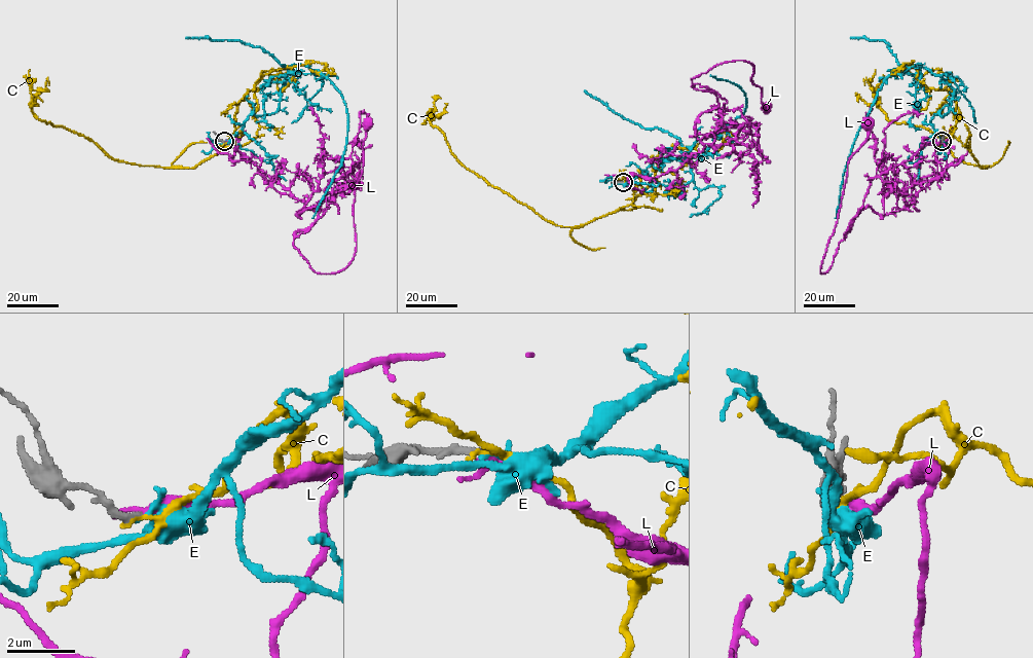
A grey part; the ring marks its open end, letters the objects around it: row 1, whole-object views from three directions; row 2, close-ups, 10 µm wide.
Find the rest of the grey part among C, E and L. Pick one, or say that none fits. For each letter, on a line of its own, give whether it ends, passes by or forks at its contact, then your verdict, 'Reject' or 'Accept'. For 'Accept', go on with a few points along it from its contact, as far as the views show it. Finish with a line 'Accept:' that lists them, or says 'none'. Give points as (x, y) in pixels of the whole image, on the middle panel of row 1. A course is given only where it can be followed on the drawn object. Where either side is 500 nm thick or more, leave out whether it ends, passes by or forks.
C: It passes by. Reject
E: It forks there. Reject
L: It ends there. Accept. Its course: (622, 182), (703, 151), (696, 119), (718, 104), (692, 78), (712, 67), (748, 62), (767, 106)
Accept: L

